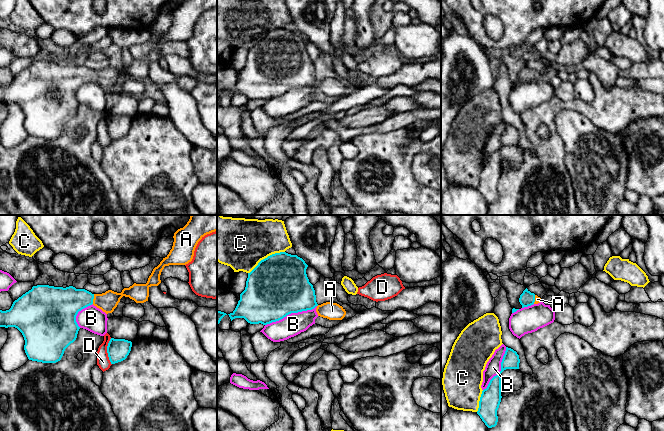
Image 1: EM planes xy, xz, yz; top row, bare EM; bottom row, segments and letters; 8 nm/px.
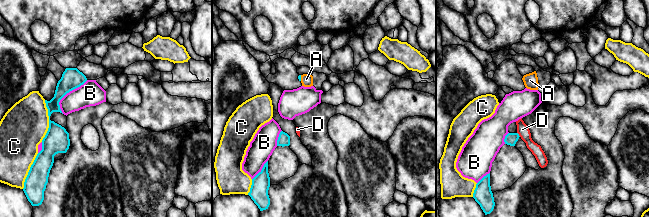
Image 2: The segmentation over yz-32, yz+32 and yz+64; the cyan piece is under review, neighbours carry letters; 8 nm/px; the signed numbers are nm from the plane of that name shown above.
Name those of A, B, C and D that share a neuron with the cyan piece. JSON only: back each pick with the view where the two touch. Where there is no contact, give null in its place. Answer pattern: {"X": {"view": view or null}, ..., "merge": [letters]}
{"A": {"view": "xy"}, "merge": ["A"]}

